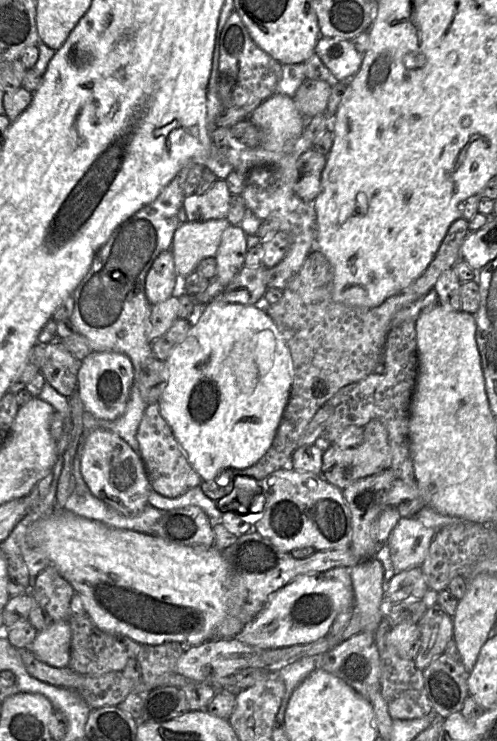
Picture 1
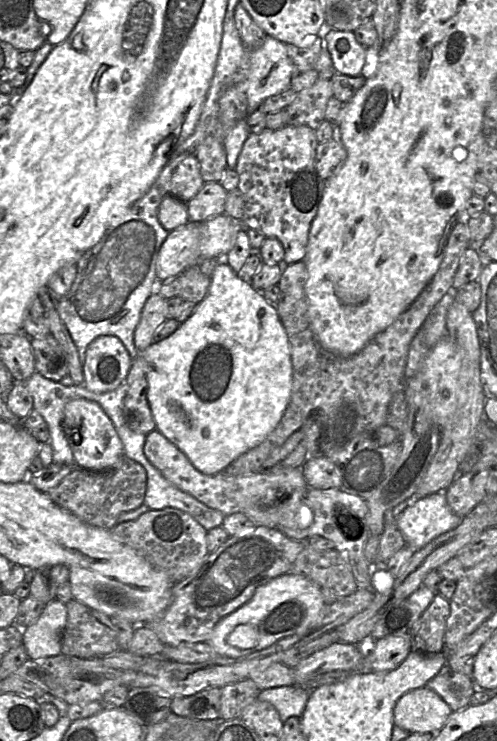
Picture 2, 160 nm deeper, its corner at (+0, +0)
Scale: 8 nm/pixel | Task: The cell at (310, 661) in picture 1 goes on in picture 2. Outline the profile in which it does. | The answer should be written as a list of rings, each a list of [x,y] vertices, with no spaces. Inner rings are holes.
[[[279,686],[259,692],[257,699],[271,703],[282,722],[290,717],[300,717],[305,709],[308,691],[298,686]]]

